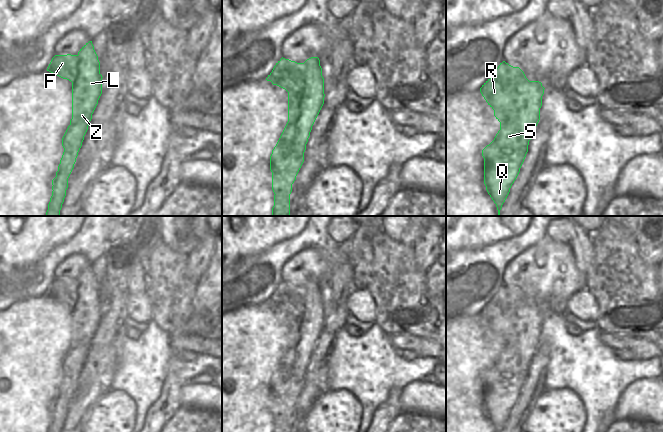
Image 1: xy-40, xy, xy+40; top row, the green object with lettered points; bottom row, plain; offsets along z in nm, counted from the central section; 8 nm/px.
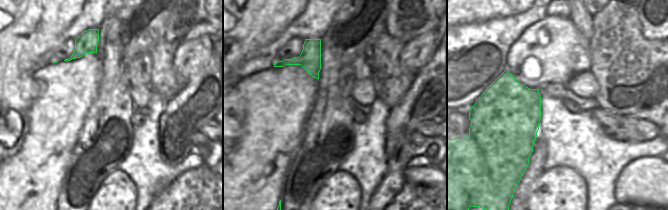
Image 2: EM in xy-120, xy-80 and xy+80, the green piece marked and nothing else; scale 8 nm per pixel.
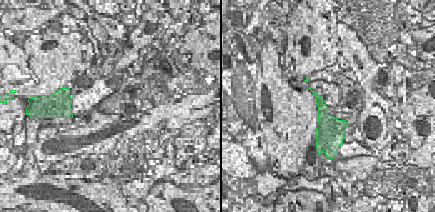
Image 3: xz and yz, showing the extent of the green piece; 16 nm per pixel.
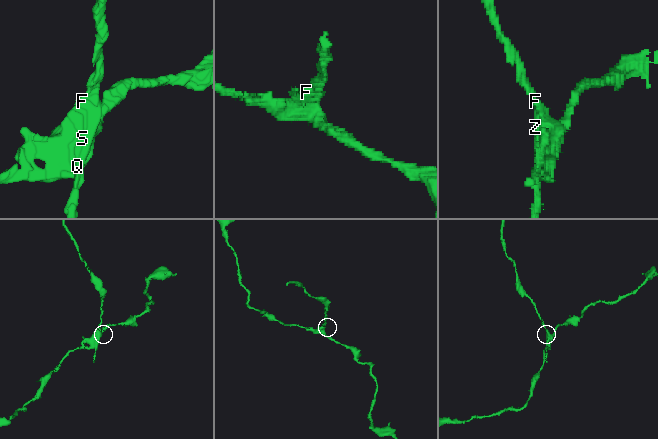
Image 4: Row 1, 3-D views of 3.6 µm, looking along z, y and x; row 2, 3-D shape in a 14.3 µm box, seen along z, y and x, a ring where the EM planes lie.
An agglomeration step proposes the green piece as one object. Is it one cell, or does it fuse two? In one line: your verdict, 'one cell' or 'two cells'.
two cells

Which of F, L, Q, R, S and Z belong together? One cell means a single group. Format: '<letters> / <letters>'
F Q R S / L Z

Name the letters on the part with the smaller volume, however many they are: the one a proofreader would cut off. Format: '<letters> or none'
L, Z

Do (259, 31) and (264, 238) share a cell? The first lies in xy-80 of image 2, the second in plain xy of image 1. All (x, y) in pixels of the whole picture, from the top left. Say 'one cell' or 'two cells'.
one cell

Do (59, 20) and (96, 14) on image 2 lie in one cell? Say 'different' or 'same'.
different

